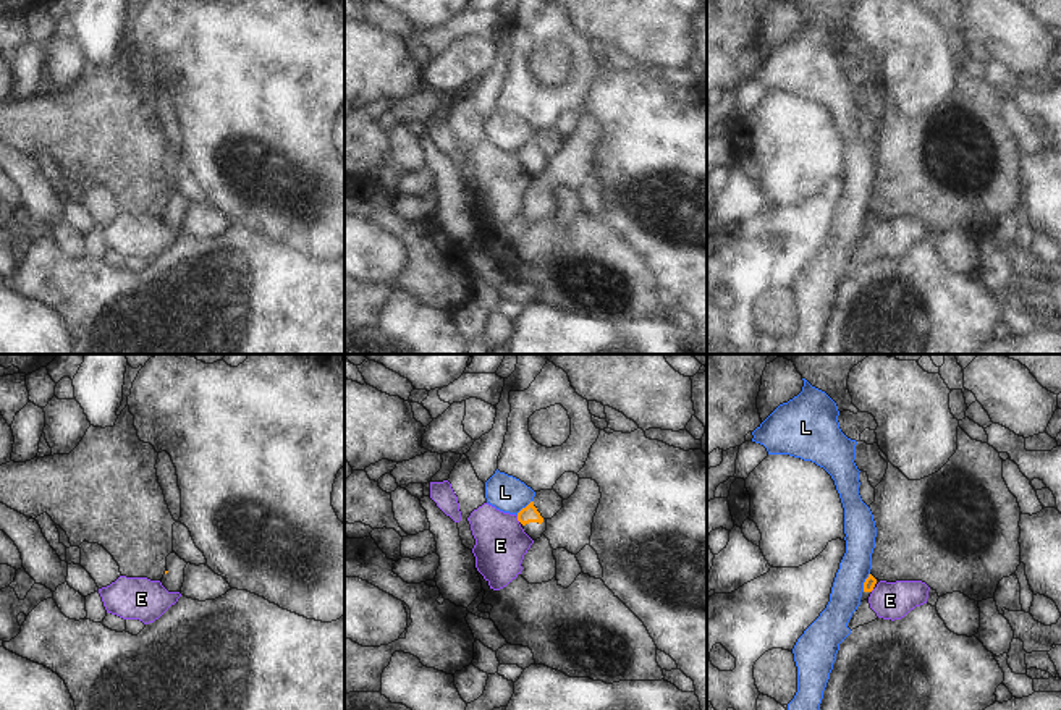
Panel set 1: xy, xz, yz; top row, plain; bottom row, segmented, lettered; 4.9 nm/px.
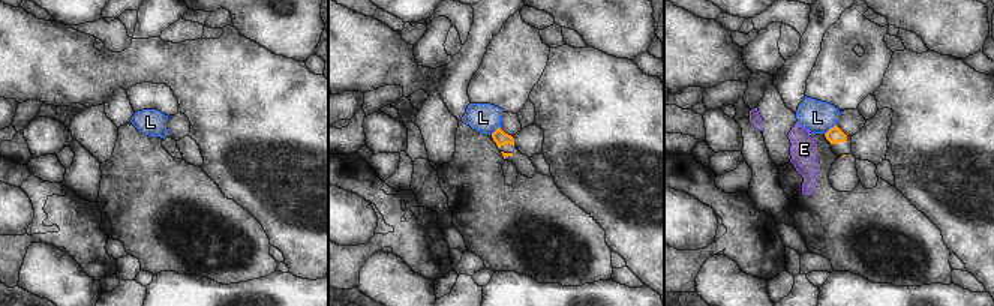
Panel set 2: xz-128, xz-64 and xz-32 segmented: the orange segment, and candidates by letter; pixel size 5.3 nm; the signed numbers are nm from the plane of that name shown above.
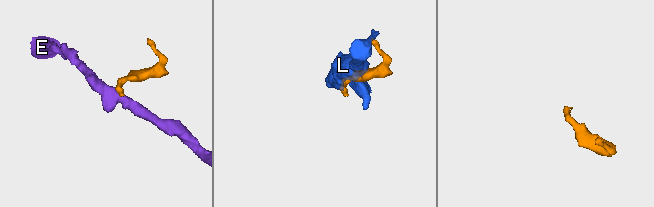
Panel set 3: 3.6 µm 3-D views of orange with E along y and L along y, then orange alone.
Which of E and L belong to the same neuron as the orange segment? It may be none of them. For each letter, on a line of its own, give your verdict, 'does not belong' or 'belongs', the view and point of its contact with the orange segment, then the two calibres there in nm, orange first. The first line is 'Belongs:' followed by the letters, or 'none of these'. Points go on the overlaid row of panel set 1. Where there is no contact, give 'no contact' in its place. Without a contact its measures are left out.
Belongs: none of these
E: does not belong; contact xz (518, 519); calibres 80 and 260 nm
L: does not belong; contact xz (526, 507); calibres 80 and 180 nm

